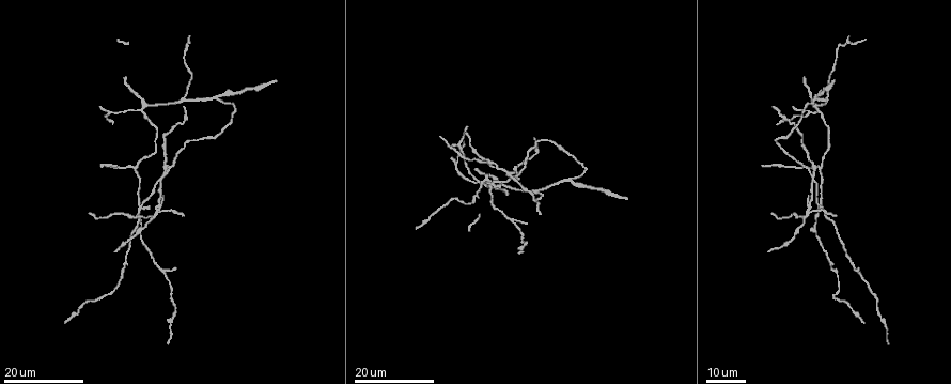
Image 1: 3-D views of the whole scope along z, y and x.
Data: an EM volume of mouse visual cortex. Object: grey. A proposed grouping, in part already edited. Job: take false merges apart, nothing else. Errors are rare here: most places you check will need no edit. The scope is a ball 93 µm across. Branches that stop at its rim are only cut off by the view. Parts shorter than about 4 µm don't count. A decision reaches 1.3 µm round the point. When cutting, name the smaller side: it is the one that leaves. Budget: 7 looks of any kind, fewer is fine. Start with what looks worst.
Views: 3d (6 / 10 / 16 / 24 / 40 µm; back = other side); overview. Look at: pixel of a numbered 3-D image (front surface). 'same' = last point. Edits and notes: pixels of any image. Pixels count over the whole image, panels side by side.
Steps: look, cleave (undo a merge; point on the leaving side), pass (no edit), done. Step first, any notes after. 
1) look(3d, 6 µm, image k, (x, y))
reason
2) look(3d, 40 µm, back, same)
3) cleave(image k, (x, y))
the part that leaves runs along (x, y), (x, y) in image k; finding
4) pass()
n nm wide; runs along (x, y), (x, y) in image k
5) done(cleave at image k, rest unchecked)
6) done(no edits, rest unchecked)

look(3d, 24 µm, image 1, (140, 205))
four or more arms meet

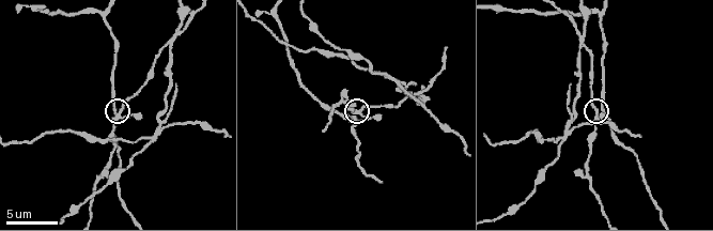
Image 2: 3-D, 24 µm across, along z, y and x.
look(3d, 6 µm, image 2, (596, 113))

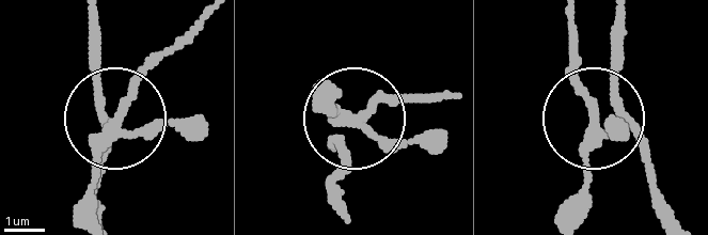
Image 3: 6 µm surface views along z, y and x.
look(3d, 6 µm, back, image 3, (120, 113))
other side

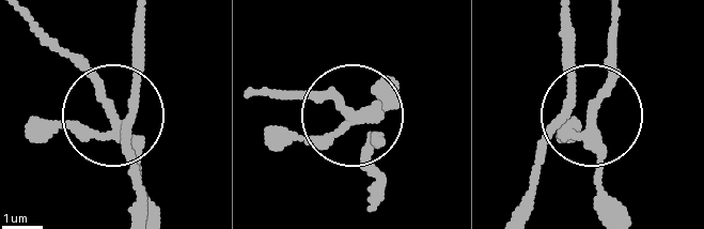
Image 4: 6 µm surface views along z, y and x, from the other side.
pass()
230 nm wide; runs along (566, 21), (566, 82), (587, 117), (596, 212) in image 4; all the same cell

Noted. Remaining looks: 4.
look(3d, 6 µm, image 2, (172, 45))

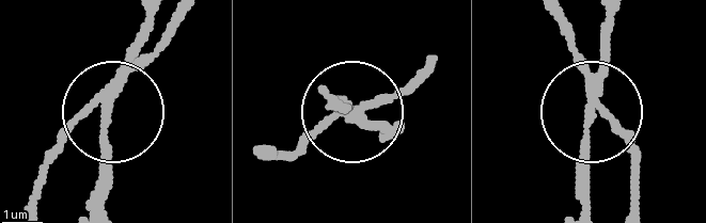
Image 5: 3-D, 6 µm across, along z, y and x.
cleave(image 5, (111, 152))
190 nm wide; the part that leaves runs along (109, 96), (102, 205) in image 5; two cells meet here

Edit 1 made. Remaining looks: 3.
look(overview)

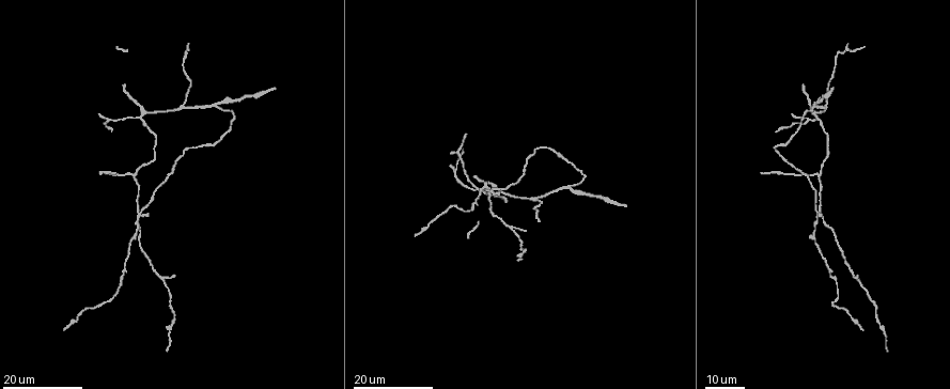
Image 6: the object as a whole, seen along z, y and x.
look(3d, 24 µm, image 6, (816, 105))
branch point

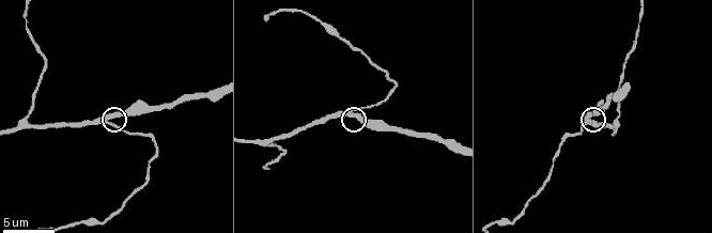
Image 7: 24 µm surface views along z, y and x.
look(3d, 6 µm, image 7, (109, 119))

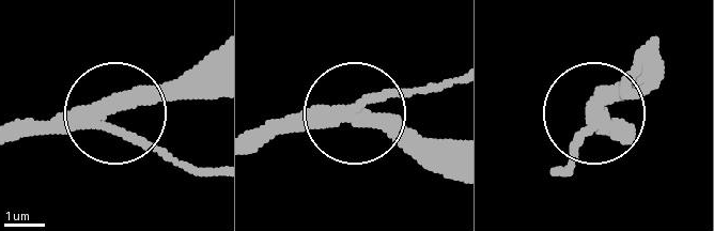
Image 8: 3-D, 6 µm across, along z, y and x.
pass()
runs along (253, 151), (434, 86) in image 8; continuous, no second cell

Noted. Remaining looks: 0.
done(cleave at image 5, rest unchecked)

